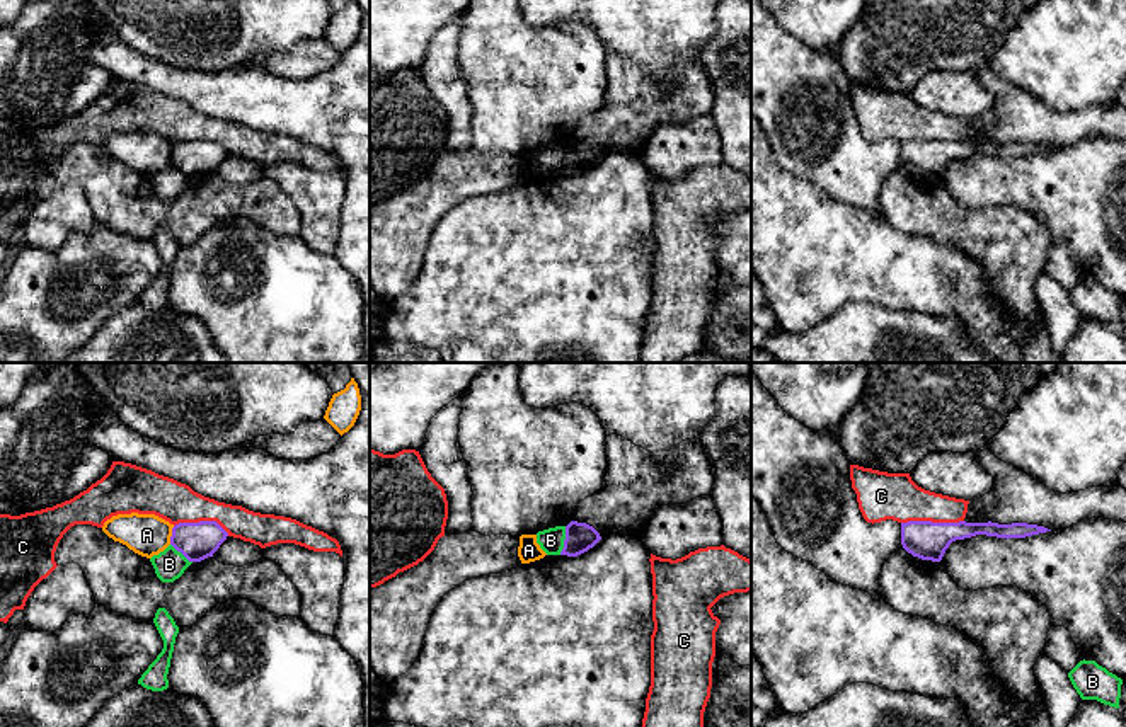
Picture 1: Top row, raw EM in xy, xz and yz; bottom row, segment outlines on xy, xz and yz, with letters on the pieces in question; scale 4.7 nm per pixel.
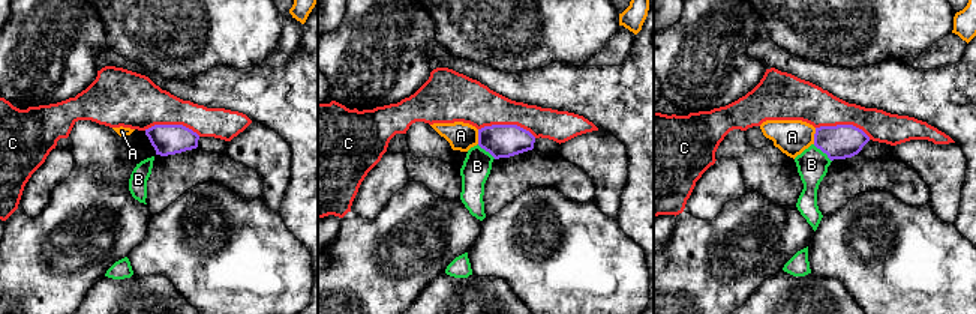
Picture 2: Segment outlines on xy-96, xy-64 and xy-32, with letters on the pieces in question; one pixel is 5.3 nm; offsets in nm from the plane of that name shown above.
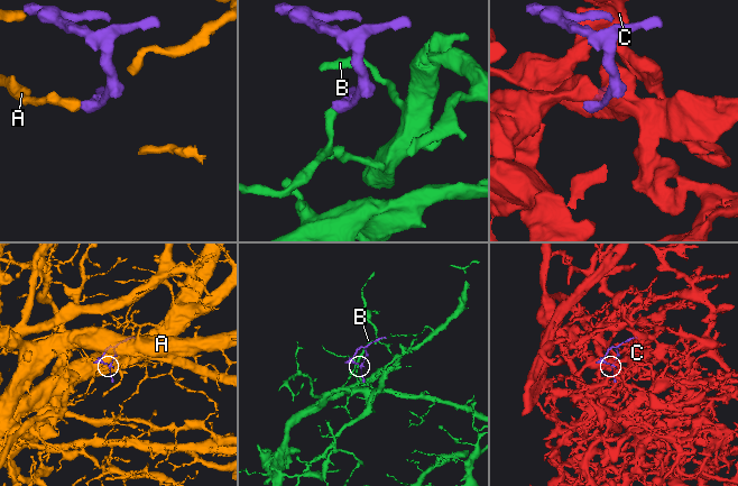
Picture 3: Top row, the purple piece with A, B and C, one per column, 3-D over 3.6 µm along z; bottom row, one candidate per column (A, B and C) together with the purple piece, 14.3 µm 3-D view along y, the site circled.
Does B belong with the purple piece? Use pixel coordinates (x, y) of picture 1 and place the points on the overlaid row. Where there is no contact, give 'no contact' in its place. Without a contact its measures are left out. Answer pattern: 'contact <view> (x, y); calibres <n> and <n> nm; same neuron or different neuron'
contact xz (564, 540); calibres 140 and 120 nm; different neuron

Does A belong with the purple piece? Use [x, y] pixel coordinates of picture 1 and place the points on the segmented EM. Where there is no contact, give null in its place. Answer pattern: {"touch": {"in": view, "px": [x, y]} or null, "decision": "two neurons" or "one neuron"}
{"touch": {"in": "xy", "px": [172, 535]}, "decision": "two neurons"}

